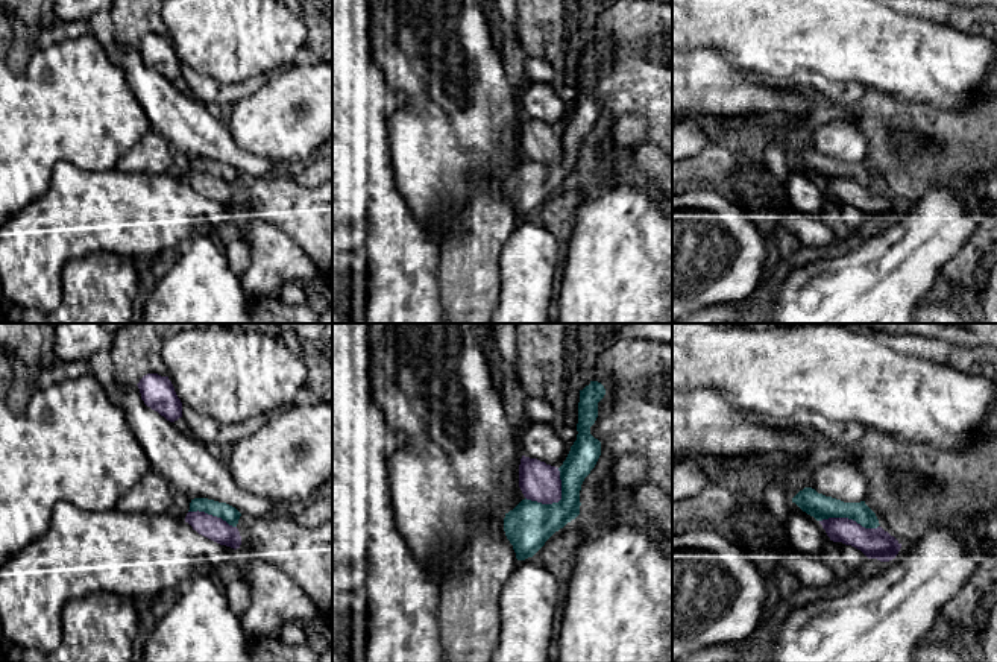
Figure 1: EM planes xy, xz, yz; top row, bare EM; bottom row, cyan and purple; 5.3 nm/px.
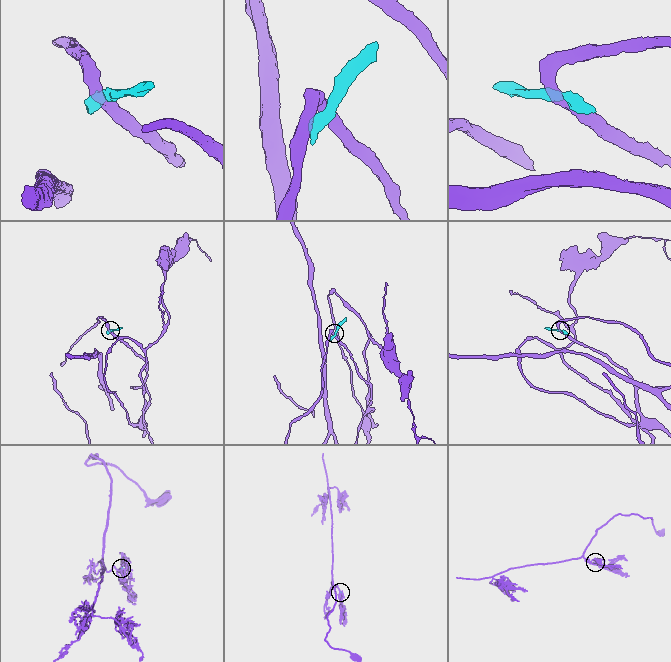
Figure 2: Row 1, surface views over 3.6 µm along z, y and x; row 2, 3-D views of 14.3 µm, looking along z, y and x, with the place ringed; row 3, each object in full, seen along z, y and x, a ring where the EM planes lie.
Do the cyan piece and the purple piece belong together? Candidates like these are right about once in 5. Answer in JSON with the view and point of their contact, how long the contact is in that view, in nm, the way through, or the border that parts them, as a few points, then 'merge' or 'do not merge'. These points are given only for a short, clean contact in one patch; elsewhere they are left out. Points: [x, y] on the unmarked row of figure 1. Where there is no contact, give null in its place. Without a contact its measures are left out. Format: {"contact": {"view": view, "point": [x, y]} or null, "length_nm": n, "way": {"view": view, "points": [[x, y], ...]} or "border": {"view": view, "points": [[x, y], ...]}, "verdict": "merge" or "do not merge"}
{"contact": {"view": "xz", "point": [559, 161]}, "length_nm": 240, "border": {"view": "xz", "points": [[559, 128], [560, 158], [557, 161], [537, 163], [525, 158]]}, "verdict": "do not merge"}

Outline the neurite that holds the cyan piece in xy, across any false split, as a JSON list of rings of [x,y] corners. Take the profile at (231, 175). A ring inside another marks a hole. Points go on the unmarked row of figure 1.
[[[208,158],[191,159],[188,172],[197,172],[197,170],[222,178],[232,187],[237,187],[238,179],[241,176],[241,173],[235,167],[226,162],[219,162],[219,161],[208,159]]]

